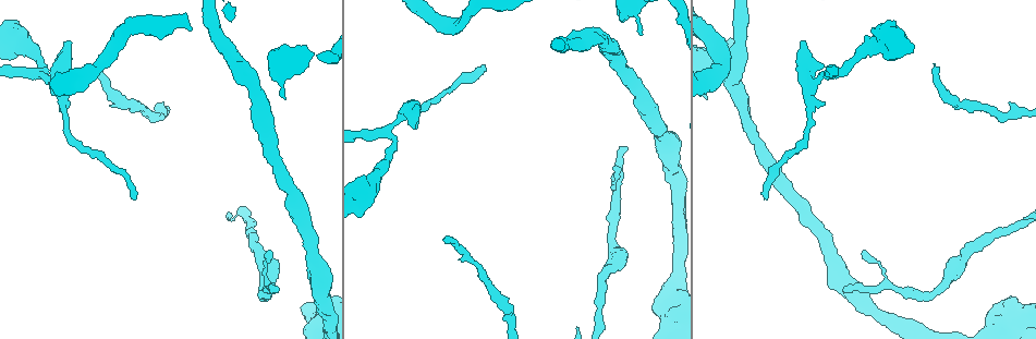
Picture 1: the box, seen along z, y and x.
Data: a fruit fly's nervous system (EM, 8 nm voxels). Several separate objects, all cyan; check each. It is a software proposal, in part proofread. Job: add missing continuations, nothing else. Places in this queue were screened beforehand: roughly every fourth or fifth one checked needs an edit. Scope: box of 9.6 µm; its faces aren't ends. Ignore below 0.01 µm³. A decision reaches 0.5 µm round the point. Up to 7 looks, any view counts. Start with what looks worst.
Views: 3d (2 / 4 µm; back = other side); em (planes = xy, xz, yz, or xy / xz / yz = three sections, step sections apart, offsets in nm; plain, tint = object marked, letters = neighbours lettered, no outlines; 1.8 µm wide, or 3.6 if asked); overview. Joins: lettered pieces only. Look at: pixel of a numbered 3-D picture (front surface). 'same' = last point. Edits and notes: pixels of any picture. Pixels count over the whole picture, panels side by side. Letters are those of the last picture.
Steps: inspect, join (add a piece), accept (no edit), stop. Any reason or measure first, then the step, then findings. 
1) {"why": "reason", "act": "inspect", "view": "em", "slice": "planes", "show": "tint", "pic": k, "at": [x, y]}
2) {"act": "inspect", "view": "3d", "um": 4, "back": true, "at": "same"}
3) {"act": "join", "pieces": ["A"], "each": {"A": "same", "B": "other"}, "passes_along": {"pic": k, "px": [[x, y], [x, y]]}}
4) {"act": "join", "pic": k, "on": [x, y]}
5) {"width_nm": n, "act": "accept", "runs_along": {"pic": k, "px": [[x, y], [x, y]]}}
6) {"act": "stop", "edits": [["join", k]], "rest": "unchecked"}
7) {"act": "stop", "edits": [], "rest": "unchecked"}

{"why": "tapers out", "act": "inspect", "view": "em", "slice": "xz", "step": 4, "show": "tint", "pic": 1, "at": [483, 69]}

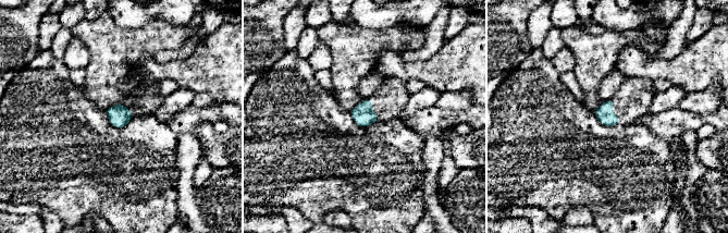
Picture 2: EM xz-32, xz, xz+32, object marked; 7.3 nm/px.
{"why": "cut it another way", "act": "inspect", "view": "em", "slice": "planes", "show": "letters", "at": "same"}

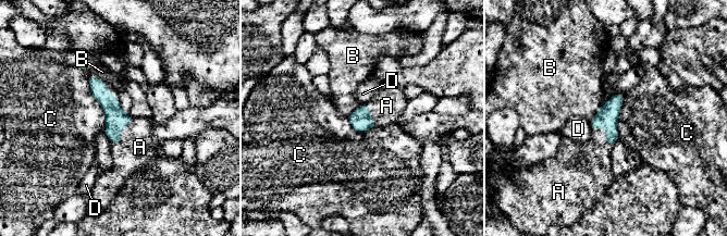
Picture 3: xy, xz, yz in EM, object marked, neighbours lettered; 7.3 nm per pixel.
{"act": "join", "pieces": ["A"], "each": {"A": "same", "B": "other", "C": "other", "D": "other"}, "passes_along": {"pic": 3, "px": [[115, 120], [120, 134], [139, 147]]}, "found": "the neuron continues"}

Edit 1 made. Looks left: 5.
{"act": "inspect", "view": "overview"}

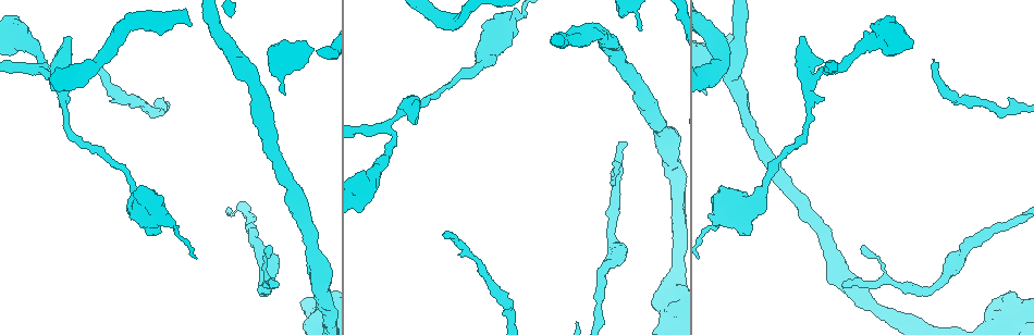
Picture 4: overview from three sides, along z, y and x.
{"why": "an open end", "act": "inspect", "view": "3d", "um": 2, "pic": 4, "at": [627, 143]}

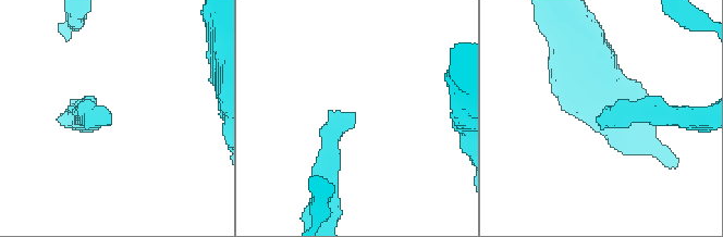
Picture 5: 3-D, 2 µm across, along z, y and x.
{"why": "now the EM", "act": "inspect", "view": "em", "slice": "planes", "show": "letters", "pic": 5, "at": [352, 118]}

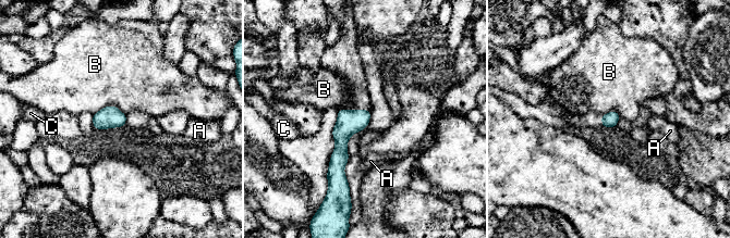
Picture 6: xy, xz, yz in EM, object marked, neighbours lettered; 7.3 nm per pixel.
{"width_nm": 110, "longest_contact_nm": ["B", 240], "act": "accept", "each": {"A": "other", "B": "other", "C": "other"}, "found": "no lettered piece goes on from it"}

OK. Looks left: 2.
{"why": "branch stops here", "act": "inspect", "view": "em", "slice": "planes", "show": "letters", "pic": 4, "at": [230, 213]}

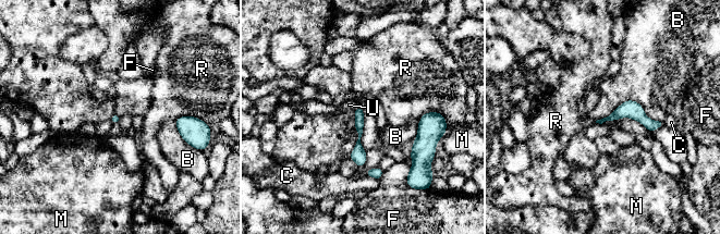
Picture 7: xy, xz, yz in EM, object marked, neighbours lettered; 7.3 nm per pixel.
{"act": "accept", "each": {"B": "other", "C": "other", "F": "other", "M": "other", "R": "other", "U": "other"}, "border": {"pic": 7, "px": [[662, 120], [624, 100], [596, 121]]}, "found": "none of them fits"}

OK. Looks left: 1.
{"act": "stop", "edits": [["join", 3]], "rest": "unchecked"}

